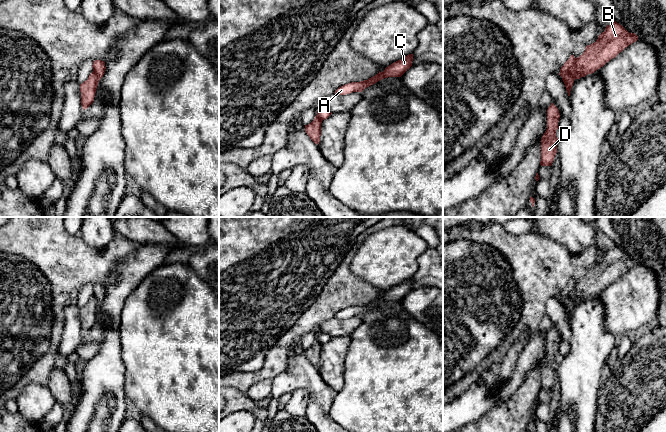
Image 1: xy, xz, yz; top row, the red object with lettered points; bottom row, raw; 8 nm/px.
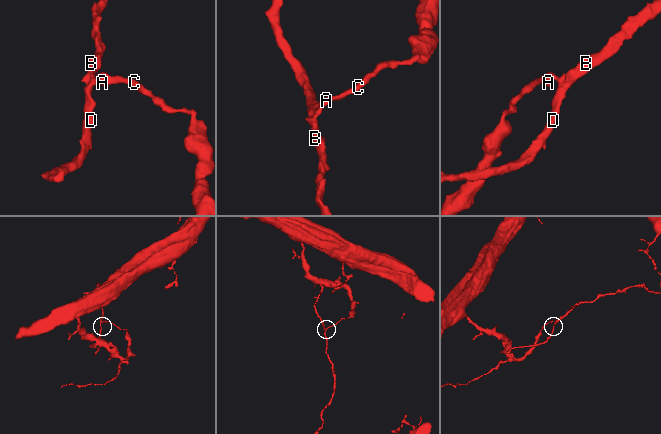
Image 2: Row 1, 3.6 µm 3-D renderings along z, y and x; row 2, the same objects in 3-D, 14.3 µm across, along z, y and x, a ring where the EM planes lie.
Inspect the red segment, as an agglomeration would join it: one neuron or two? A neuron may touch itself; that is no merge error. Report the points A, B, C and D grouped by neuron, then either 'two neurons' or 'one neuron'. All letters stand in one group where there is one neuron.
groups A C / B D; two neurons

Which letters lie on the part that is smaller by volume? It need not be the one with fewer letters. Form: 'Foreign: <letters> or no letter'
Foreign: B, D

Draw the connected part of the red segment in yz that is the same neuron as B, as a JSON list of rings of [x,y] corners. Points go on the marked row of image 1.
[[[616,21],[607,25],[598,39],[587,45],[583,54],[576,58],[570,72],[562,77],[568,96],[575,79],[594,73],[637,40],[638,36],[635,33],[629,33]]]

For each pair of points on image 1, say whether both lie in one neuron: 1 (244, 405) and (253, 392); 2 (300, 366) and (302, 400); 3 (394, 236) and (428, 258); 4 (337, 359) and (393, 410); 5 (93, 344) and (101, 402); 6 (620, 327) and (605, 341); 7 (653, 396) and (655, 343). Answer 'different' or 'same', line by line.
1: different
2: different
3: different
4: different
5: different
6: different
7: same

